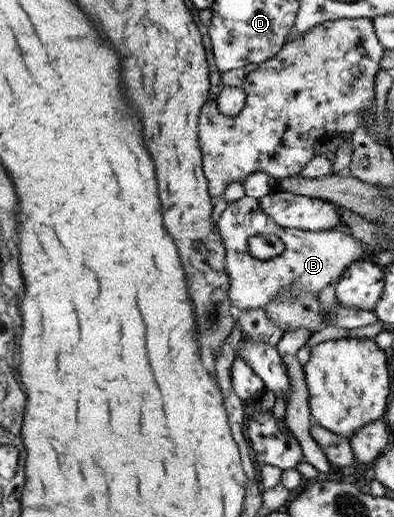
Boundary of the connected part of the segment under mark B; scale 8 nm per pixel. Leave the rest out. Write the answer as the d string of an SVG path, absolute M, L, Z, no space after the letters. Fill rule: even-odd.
M252 196L227 202L218 217L217 232L224 245L224 265L228 276L228 296L232 306L242 308L262 308L276 292L282 289L292 290L293 297L299 297L298 290L312 292L315 297L326 284L335 284L344 272L344 268L352 262L362 260L363 249L360 241L355 239L349 229L332 229L332 231L304 231L288 229L276 225L260 209L258 200ZM273 233L284 244L281 254L264 260L256 259L246 249L245 240L254 235Z

